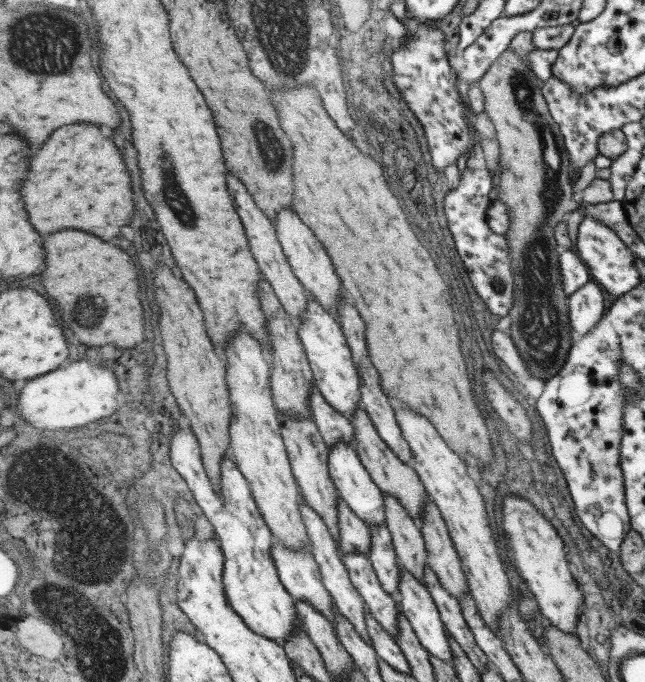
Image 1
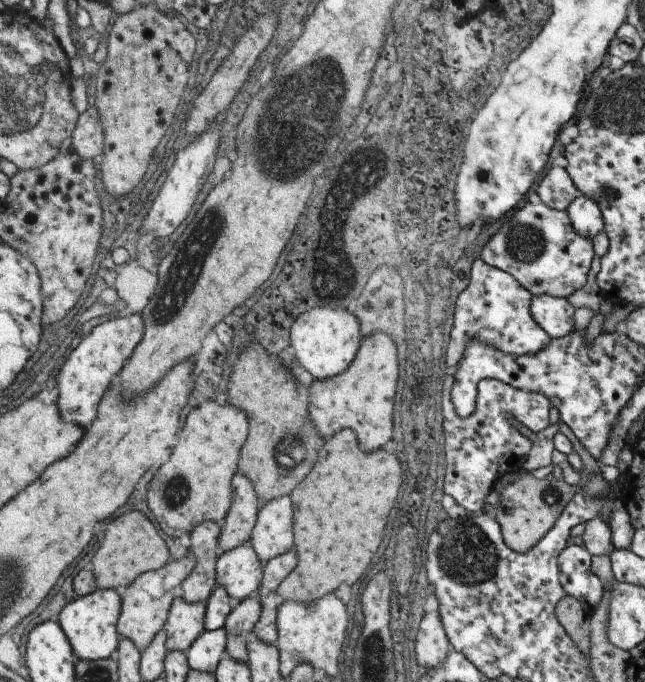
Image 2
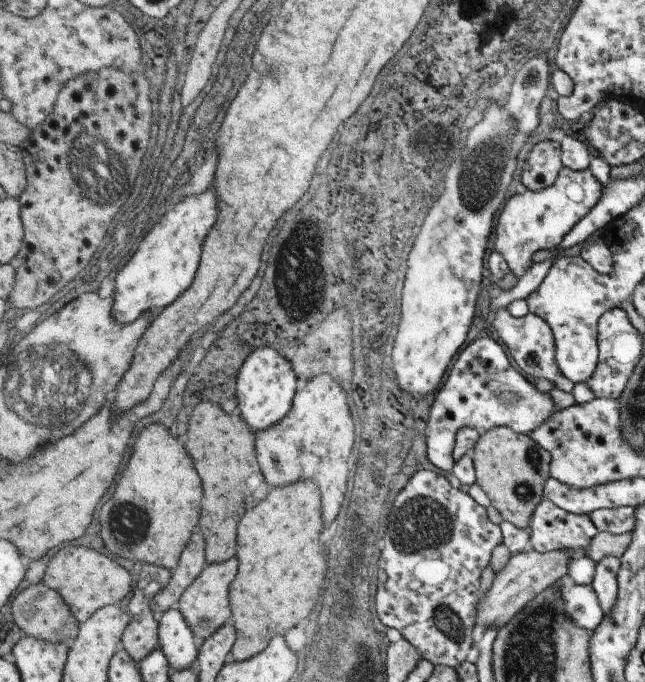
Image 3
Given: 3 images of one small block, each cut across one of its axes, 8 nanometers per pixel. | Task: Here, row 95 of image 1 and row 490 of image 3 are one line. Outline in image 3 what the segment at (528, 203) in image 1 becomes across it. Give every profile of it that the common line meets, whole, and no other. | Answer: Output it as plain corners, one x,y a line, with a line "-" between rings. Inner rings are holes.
499,424
481,432
471,452
475,484
487,496
491,508
495,508
505,522
521,528
529,526
531,514
543,498
541,488
543,482
549,480
549,460
549,454
539,444
535,444
529,434
519,434

